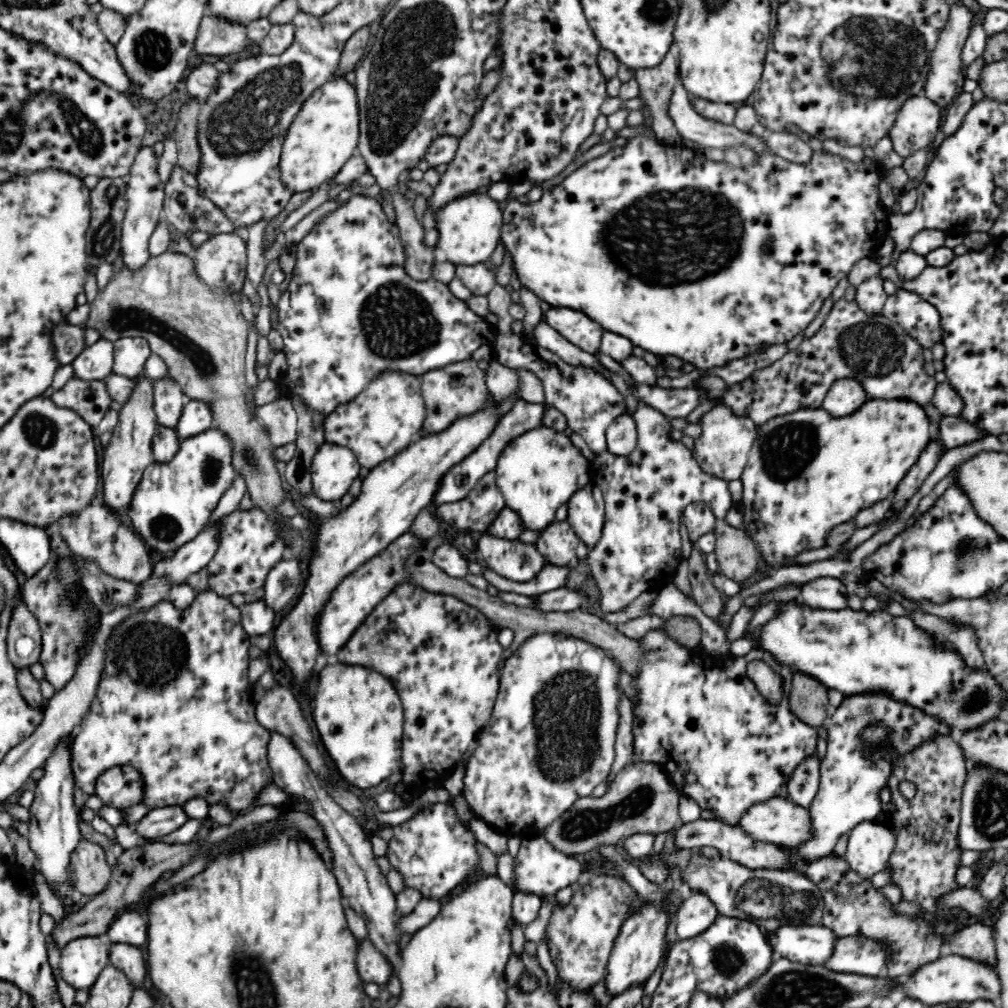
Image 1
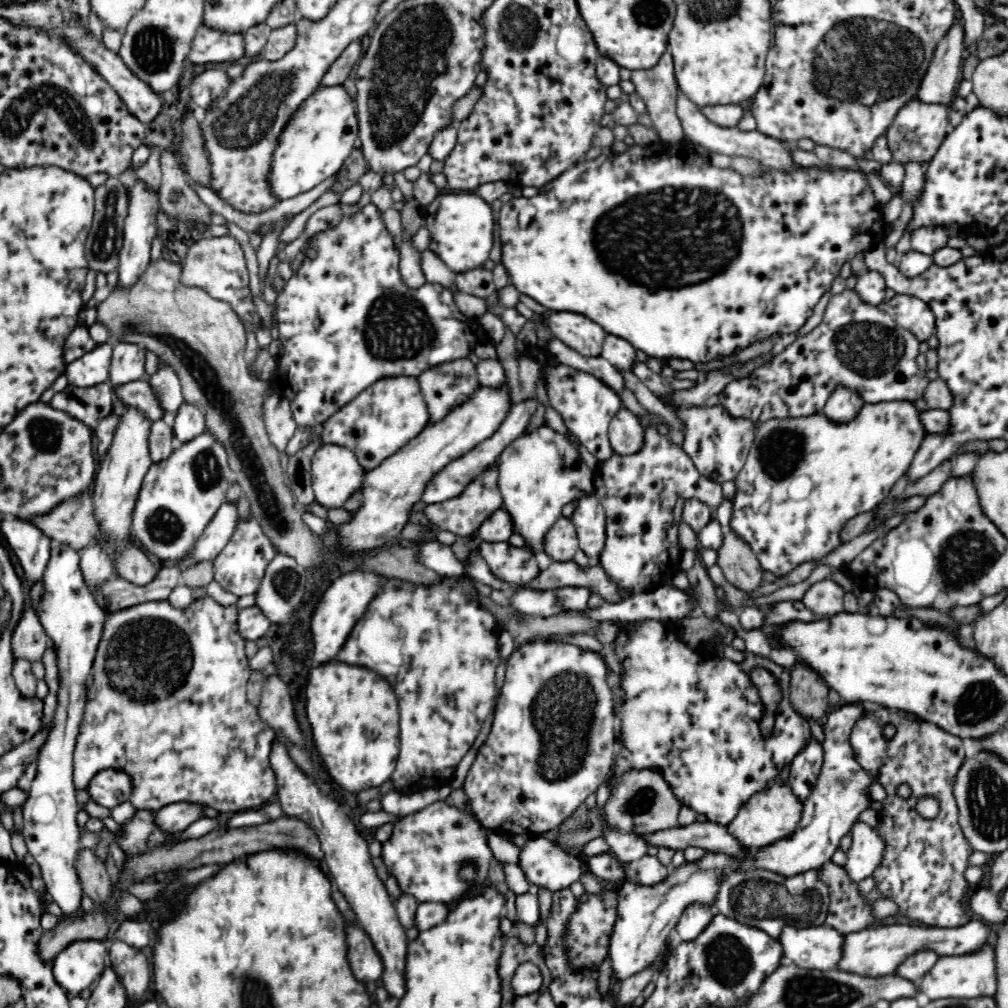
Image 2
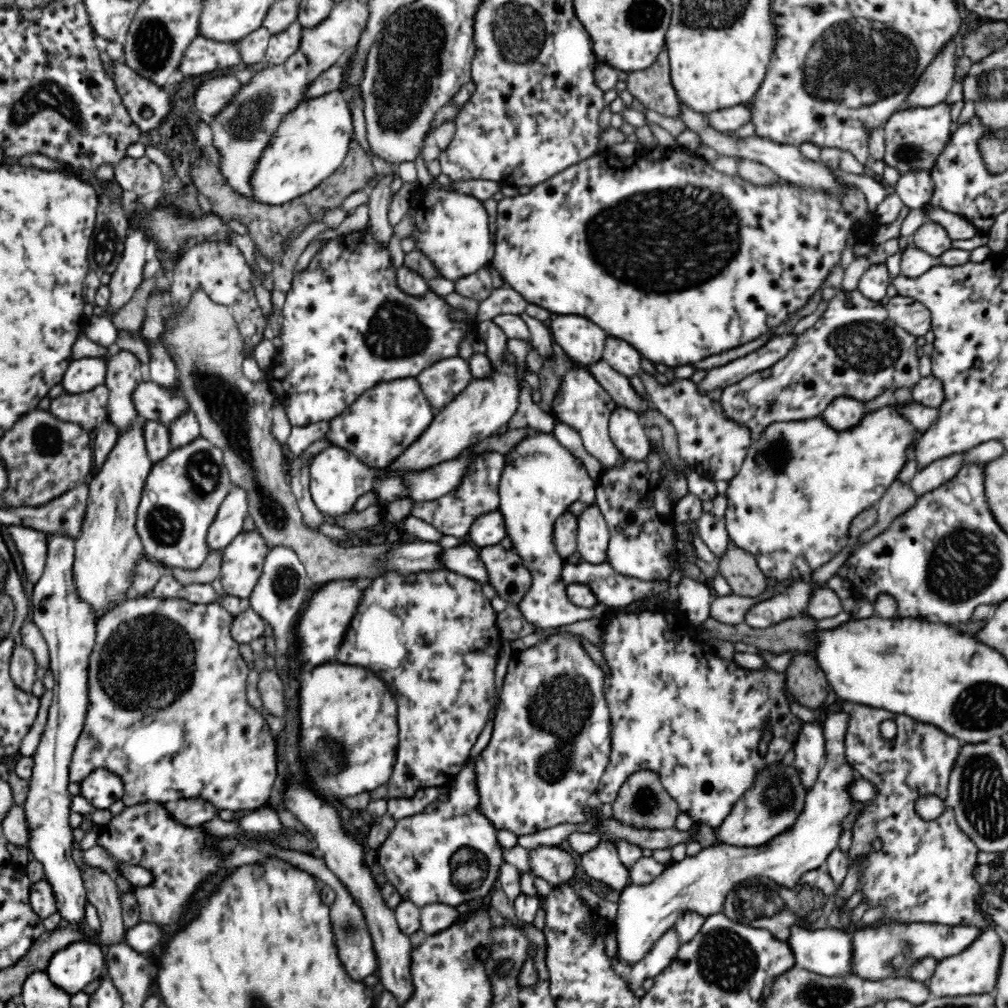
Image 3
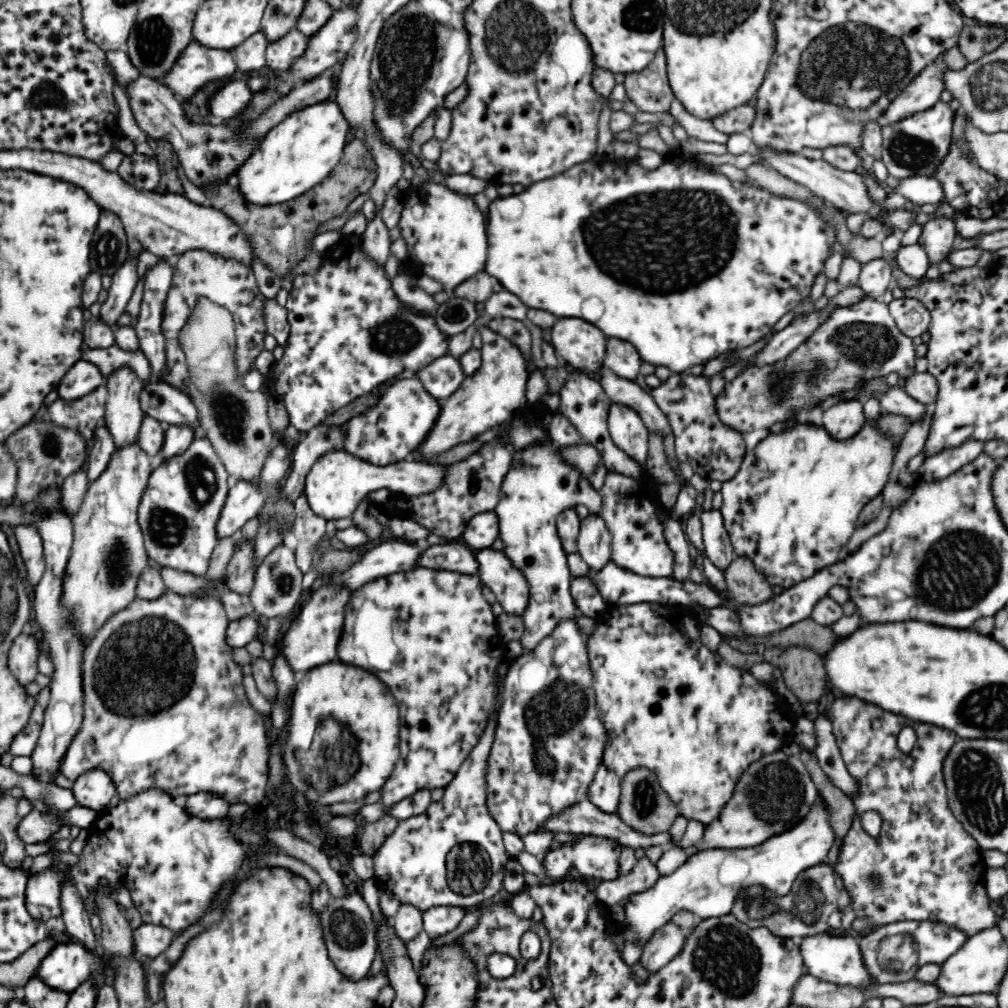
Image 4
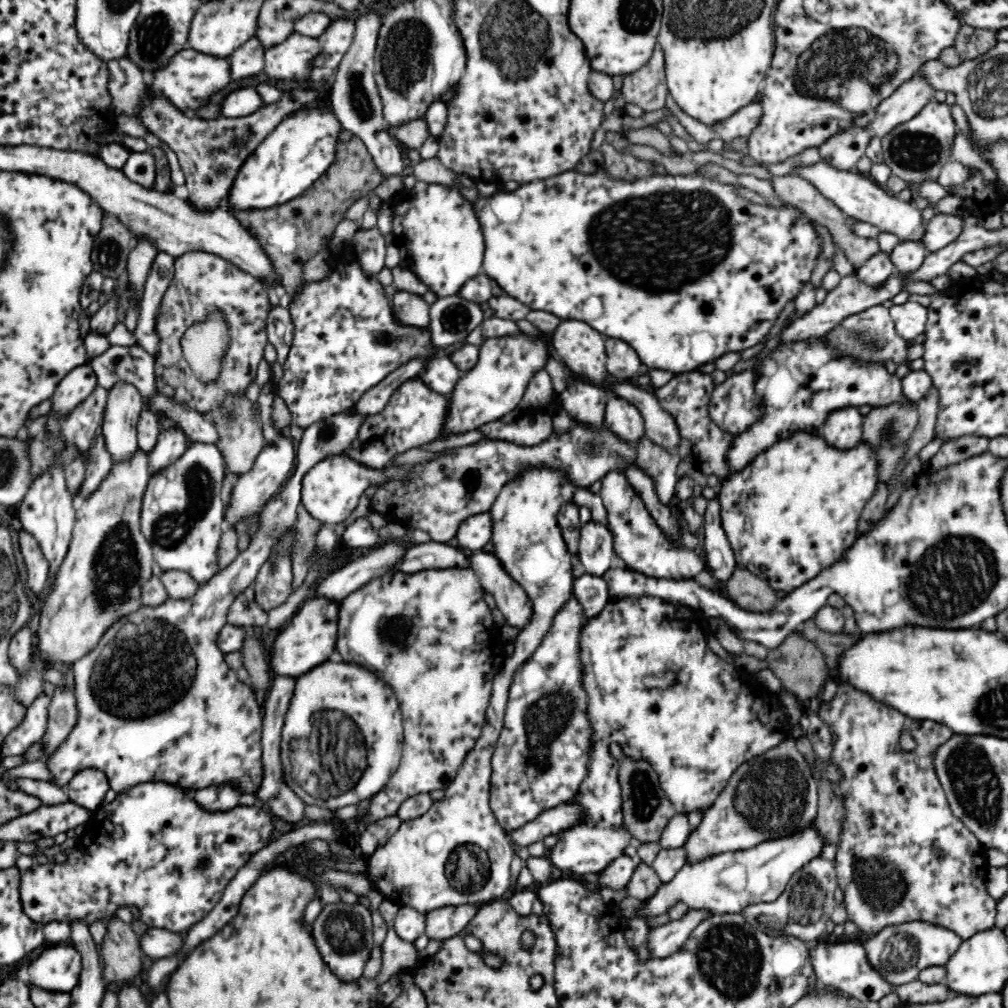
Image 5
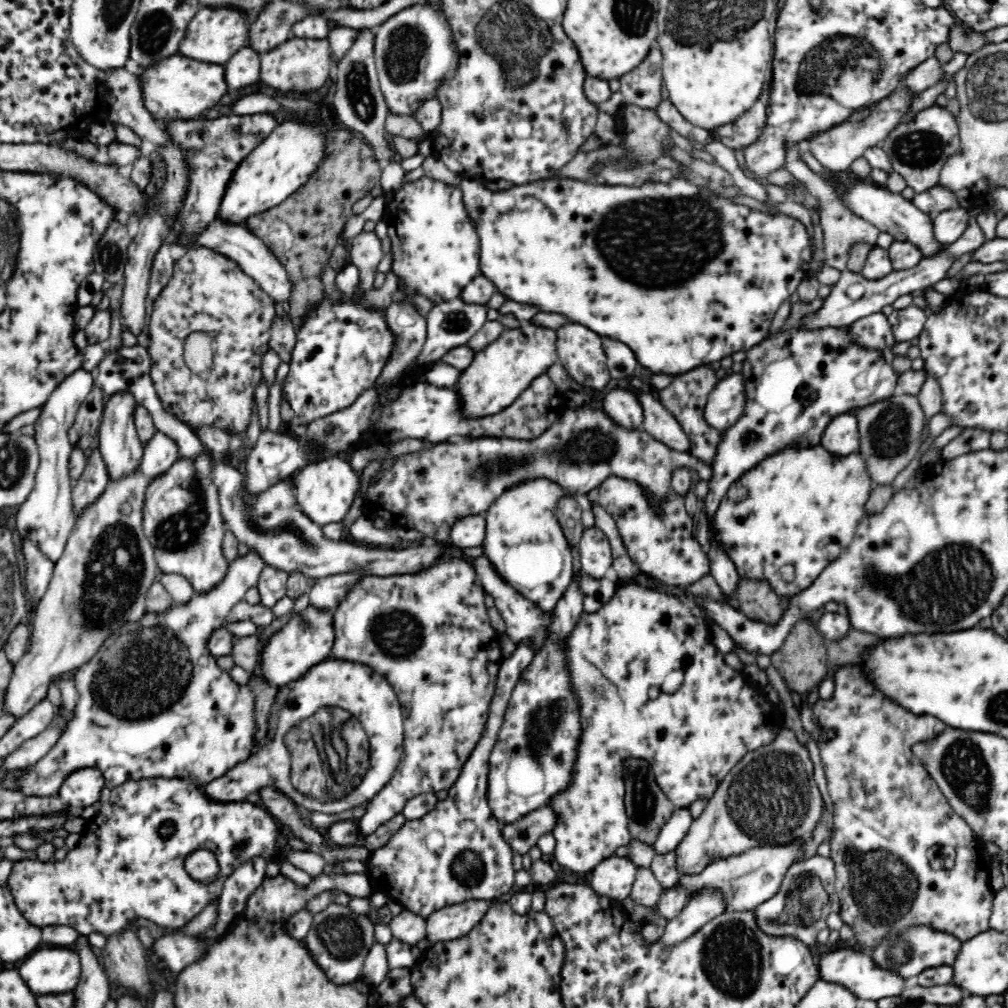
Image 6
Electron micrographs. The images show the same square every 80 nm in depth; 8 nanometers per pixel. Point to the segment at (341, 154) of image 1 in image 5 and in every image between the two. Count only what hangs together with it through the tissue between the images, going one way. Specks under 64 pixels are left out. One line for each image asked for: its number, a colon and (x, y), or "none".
2: (318, 138)
3: (311, 141)
4: (300, 151)
5: (300, 149)

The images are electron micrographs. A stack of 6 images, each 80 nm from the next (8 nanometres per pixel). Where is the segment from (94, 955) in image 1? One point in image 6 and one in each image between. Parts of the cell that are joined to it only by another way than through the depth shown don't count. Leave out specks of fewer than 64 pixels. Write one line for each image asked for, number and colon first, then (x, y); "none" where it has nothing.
2: (77, 967)
3: (72, 968)
4: (64, 968)
5: (57, 968)
6: (54, 970)

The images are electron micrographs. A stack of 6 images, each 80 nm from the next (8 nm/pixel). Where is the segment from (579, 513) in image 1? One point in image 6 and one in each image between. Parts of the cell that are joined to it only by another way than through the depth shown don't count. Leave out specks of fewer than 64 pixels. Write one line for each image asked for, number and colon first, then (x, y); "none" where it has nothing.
2: (589, 518)
3: (593, 537)
4: (594, 545)
5: (596, 547)
6: (595, 552)

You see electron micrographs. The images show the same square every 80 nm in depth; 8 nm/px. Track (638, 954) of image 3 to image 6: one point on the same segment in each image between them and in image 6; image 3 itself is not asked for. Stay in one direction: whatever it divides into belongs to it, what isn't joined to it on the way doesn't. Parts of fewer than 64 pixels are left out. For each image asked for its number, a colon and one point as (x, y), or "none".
4: (708, 884)
5: (727, 883)
6: (755, 876)

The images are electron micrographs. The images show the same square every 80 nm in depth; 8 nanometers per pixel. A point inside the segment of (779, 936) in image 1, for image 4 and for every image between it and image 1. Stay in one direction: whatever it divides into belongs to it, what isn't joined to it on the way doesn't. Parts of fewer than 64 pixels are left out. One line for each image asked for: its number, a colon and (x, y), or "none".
2: (820, 947)
3: (830, 952)
4: (833, 957)

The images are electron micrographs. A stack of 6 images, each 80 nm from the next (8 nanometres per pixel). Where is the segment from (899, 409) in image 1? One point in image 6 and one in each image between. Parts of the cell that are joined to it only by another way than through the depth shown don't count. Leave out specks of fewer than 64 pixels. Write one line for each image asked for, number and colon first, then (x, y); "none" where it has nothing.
2: (804, 478)
3: (791, 505)
4: (793, 505)
5: (794, 510)
6: (802, 507)

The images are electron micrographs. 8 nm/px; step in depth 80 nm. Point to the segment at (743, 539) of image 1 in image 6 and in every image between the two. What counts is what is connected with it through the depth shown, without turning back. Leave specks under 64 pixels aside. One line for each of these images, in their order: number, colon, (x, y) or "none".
2: (740, 566)
3: (740, 569)
4: (746, 586)
5: (751, 593)
6: (757, 600)

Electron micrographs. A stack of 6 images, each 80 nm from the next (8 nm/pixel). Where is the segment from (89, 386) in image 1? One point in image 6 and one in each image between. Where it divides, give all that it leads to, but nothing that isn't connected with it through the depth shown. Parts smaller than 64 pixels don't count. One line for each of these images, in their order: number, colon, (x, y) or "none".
2: (90, 405)
3: (88, 409)
4: (84, 415)
5: (81, 428)
6: (83, 435)

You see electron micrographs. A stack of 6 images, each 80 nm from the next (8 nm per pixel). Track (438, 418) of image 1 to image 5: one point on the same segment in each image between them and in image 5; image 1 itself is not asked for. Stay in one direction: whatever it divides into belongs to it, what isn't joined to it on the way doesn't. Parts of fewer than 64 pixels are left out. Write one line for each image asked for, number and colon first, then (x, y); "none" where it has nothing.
2: (445, 386)
3: (440, 382)
4: (441, 377)
5: (440, 374)

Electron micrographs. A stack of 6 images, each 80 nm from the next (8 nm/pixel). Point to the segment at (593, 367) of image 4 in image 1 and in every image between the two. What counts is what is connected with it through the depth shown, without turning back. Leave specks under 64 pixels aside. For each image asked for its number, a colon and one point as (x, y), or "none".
1: (576, 327)
2: (586, 337)
3: (582, 341)

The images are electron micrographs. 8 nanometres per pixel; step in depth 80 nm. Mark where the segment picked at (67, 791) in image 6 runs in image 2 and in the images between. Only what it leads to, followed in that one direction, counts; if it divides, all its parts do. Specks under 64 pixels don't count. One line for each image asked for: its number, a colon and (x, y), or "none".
2: (109, 787)
3: (101, 788)
4: (94, 789)
5: (87, 789)

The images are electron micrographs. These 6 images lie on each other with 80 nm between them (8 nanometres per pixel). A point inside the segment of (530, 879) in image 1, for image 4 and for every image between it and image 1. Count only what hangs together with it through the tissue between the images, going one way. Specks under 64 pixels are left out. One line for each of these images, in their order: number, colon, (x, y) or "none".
2: (548, 865)
3: (554, 864)
4: (595, 855)

